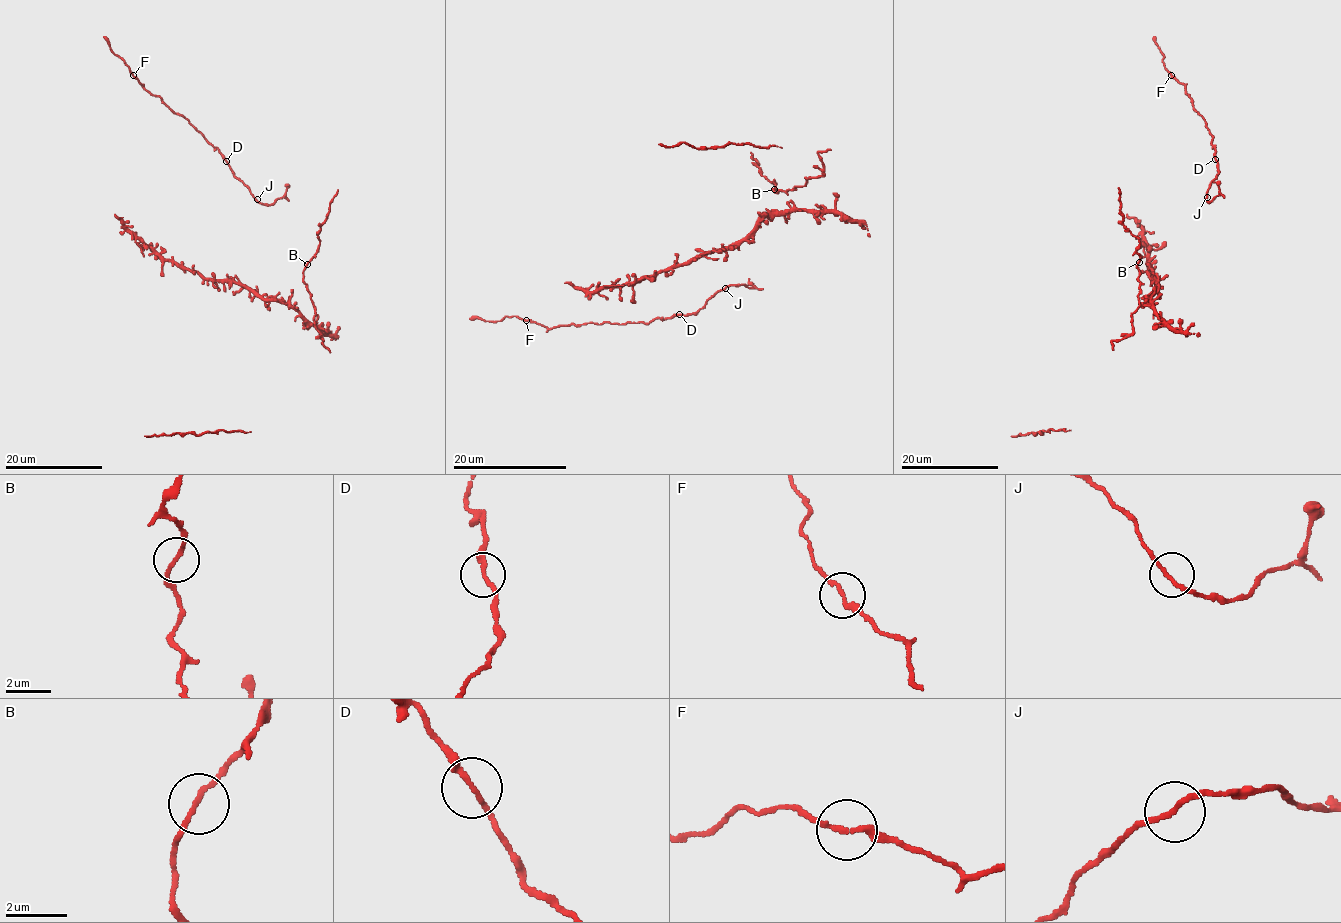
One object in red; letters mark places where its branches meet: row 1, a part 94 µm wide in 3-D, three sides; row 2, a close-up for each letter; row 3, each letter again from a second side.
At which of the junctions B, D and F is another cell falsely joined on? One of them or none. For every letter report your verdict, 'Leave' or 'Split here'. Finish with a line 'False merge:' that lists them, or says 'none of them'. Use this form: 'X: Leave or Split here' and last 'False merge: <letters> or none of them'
B: Leave
D: Leave
F: Leave
False merge: none of them

